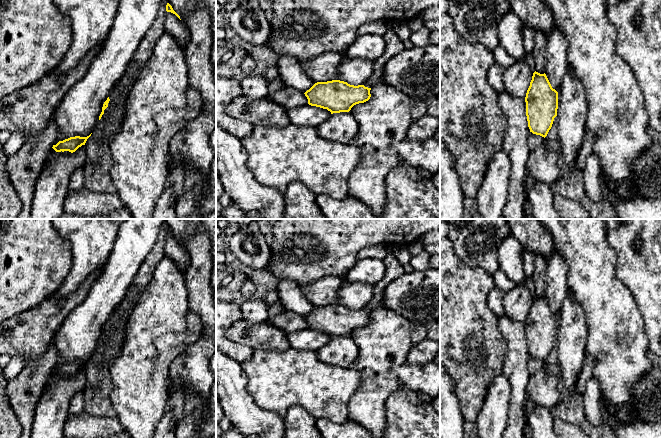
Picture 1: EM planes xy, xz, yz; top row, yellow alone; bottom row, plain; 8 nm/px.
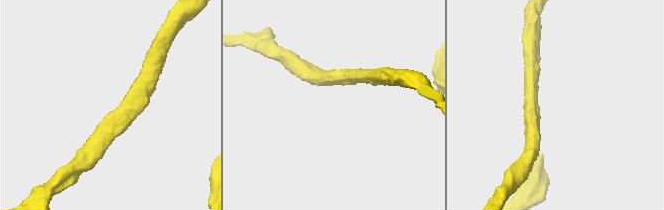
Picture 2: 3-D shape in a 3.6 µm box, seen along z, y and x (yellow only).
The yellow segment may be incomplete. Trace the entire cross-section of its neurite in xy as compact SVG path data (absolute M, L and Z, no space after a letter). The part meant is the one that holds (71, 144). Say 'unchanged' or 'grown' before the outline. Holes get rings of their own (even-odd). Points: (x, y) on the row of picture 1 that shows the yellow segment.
unchanged; M91 134L87 137L70 137L68 139L65 139L63 141L59 141L56 145L53 145L53 149L56 152L64 152L69 151L71 153L75 152L79 147L82 145L85 145L87 139L91 136Z

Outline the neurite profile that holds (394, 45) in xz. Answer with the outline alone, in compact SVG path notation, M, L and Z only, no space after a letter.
M391 28L383 35L386 42L386 49L381 57L374 60L374 69L372 75L363 83L365 87L371 88L378 82L382 77L383 69L386 62L394 57L396 54L402 52L405 47L403 41Z

